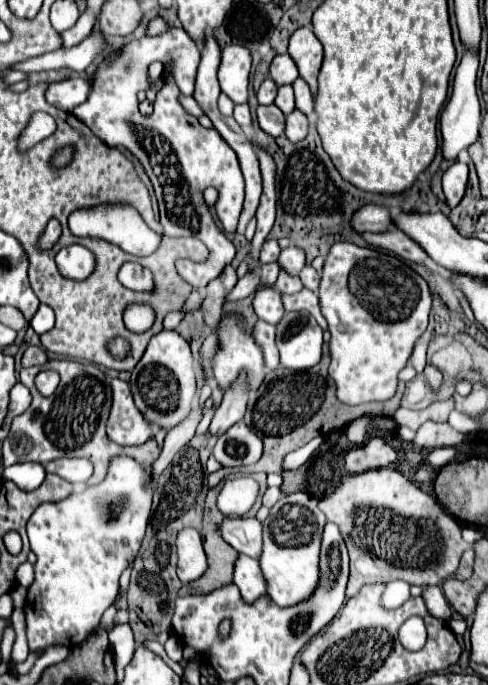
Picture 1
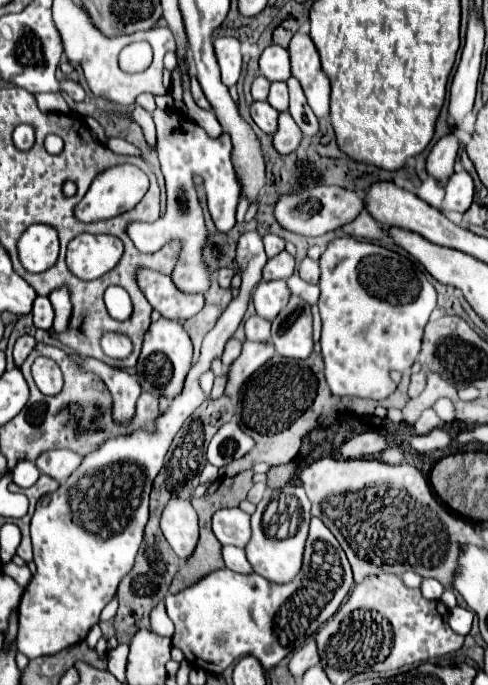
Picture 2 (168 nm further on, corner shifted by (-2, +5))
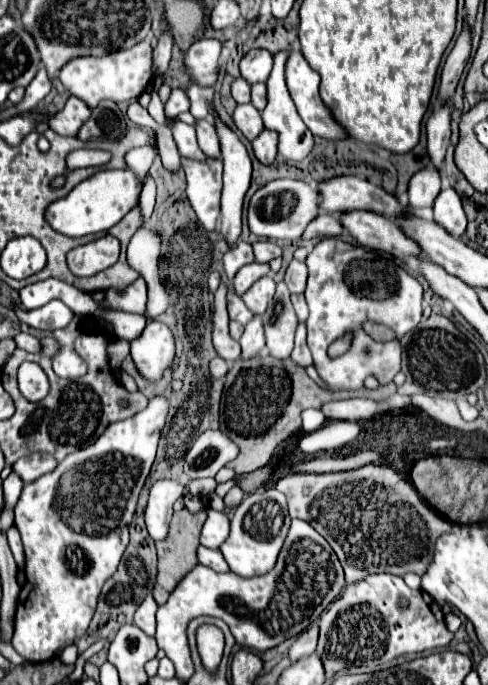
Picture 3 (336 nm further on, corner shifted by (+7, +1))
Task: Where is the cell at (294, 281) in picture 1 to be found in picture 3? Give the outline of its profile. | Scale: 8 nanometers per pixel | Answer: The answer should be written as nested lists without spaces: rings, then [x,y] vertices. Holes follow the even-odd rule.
[[[292,294],[292,304],[294,304],[294,310],[298,314],[298,320],[304,322],[308,318],[308,306],[304,300],[304,294]]]

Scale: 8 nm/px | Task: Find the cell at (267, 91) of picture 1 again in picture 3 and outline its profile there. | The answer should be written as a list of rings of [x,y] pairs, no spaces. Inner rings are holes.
[[[242,76],[234,80],[234,84],[232,84],[232,96],[234,96],[234,100],[238,104],[250,102],[250,84]]]

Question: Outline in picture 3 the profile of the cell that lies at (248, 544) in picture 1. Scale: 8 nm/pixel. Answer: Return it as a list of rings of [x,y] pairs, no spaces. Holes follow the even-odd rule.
[[[208,510],[208,520],[200,534],[200,544],[206,548],[220,548],[230,534],[230,518],[224,512]]]

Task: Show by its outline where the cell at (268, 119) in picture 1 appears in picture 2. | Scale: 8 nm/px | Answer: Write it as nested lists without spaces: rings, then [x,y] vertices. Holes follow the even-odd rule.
[[[253,102],[249,106],[251,118],[253,122],[265,132],[265,134],[273,134],[277,130],[277,116],[279,112],[269,104],[269,102]]]

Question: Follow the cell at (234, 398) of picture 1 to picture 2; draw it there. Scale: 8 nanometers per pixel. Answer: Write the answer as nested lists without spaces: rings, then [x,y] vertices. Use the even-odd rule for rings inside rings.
[[[243,342],[243,350],[241,356],[231,364],[229,368],[229,382],[227,382],[227,396],[237,396],[239,388],[243,386],[243,382],[259,368],[263,366],[263,362],[267,362],[273,356],[273,346],[271,342]]]

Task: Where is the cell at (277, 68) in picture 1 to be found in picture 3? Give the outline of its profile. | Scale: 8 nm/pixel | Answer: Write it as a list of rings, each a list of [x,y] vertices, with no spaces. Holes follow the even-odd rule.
[[[250,50],[240,62],[240,74],[250,82],[266,82],[274,66],[274,56],[268,50]]]

